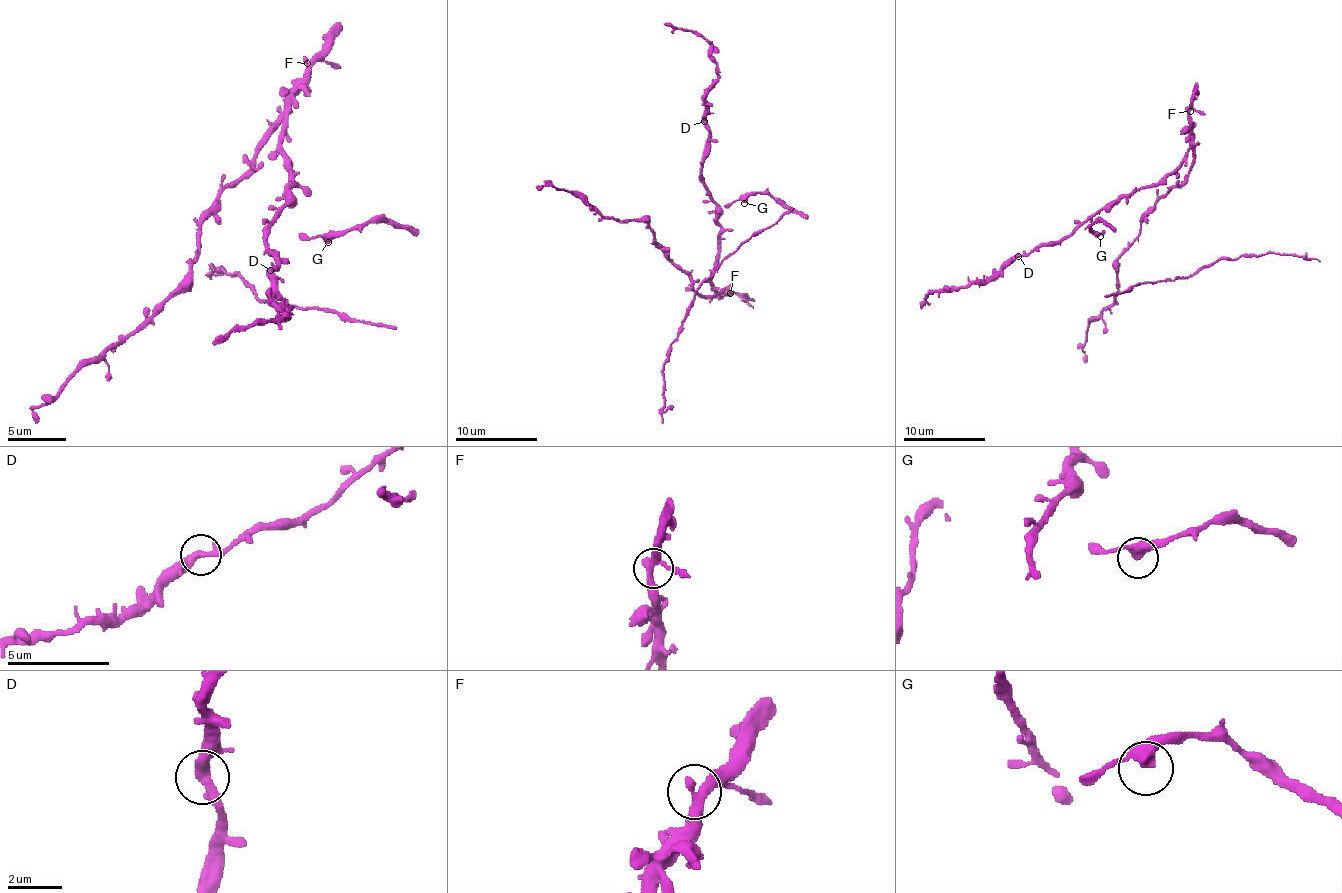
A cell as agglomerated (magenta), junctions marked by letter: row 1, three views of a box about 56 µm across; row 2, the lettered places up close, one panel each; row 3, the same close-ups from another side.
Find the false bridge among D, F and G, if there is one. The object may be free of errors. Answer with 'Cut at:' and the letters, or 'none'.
Cut at: none

